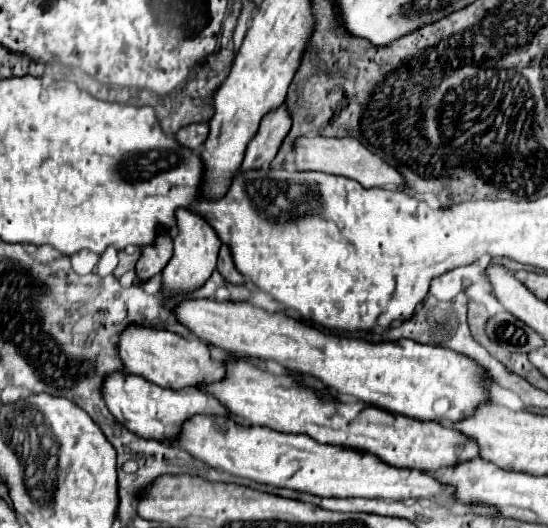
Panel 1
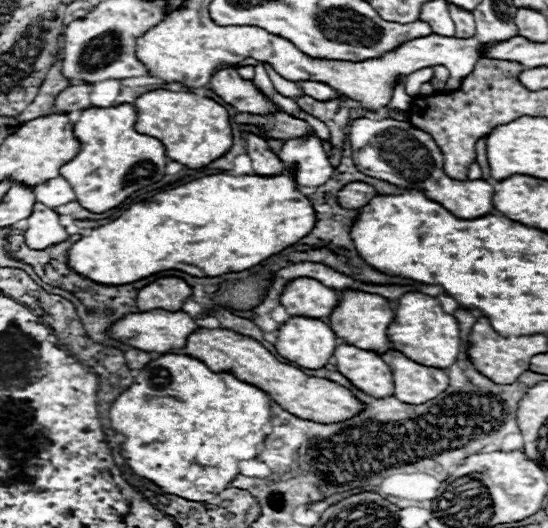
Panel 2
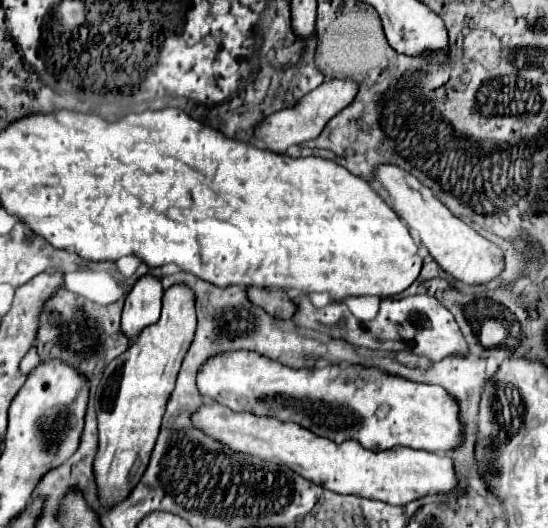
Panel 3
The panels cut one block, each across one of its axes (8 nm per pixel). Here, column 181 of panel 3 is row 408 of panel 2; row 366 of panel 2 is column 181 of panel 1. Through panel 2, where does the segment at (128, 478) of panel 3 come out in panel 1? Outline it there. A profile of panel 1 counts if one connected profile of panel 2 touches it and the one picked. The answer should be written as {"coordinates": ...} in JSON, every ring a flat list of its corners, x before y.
{"coordinates":[[178,210,176,212,178,220,178,230,174,236,174,256,168,262,168,266,162,270,162,294,164,298,174,298,174,296,186,296,198,290,200,286,206,284,210,274,216,270,216,260,218,260,218,250,222,246,220,238,214,234,212,226,200,218,194,212,188,210]]}

